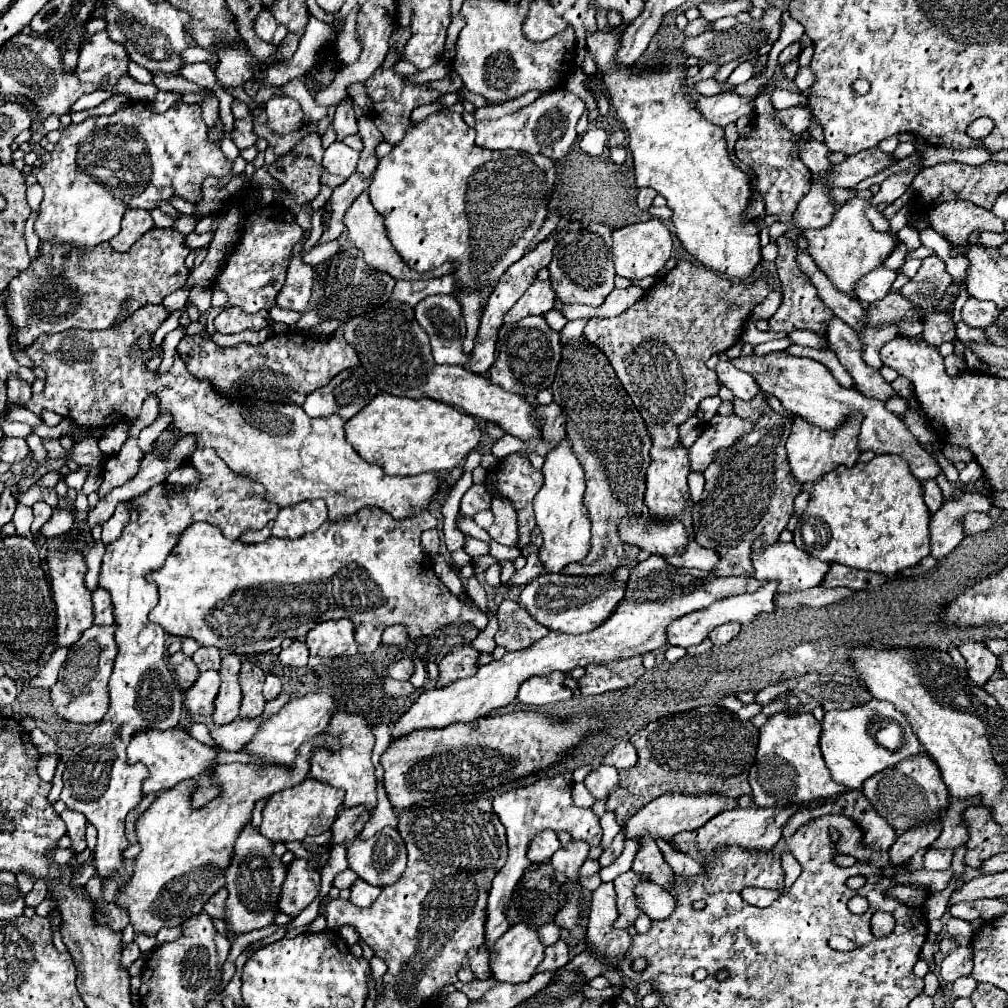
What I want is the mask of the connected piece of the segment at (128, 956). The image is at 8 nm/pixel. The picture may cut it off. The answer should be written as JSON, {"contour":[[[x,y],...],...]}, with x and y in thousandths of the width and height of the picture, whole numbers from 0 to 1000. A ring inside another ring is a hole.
{"contour":[[[133,935],[128,936],[121,943],[120,956],[122,961],[128,961],[136,951],[138,951],[140,943],[138,939]]]}

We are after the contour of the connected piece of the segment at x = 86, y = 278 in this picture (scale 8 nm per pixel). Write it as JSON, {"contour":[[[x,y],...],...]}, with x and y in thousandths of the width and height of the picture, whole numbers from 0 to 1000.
{"contour":[[[152,227],[142,233],[126,251],[114,249],[108,241],[100,241],[92,247],[68,245],[68,241],[39,241],[39,255],[31,259],[27,269],[21,269],[9,281],[9,299],[7,311],[15,326],[15,340],[23,348],[43,330],[55,330],[76,324],[76,326],[106,326],[116,316],[130,313],[144,301],[162,301],[162,297],[180,287],[186,277],[184,257],[188,253],[184,243],[184,233],[174,227]]]}

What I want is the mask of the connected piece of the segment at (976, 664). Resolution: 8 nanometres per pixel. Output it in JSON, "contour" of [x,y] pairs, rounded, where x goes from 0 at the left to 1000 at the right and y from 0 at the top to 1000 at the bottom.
{"contour":[[[959,636],[951,642],[953,650],[959,656],[959,668],[962,674],[965,674],[969,680],[975,680],[977,676],[983,674],[983,670],[987,668],[991,656],[989,652],[977,642],[977,638],[967,638],[967,636]]]}

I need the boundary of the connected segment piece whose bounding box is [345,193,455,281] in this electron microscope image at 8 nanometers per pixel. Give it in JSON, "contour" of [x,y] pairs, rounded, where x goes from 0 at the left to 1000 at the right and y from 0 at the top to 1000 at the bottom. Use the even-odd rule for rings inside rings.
{"contour":[[[360,191],[352,197],[352,201],[348,203],[348,207],[344,209],[344,213],[342,213],[342,225],[344,225],[344,229],[346,229],[346,235],[348,235],[350,243],[352,243],[354,247],[360,249],[362,259],[364,259],[368,265],[372,265],[374,269],[386,271],[390,277],[402,277],[402,279],[428,277],[428,275],[439,275],[439,273],[445,273],[445,271],[449,271],[449,267],[451,267],[449,261],[439,261],[438,265],[428,267],[428,269],[422,269],[422,271],[414,271],[414,269],[410,269],[410,267],[398,257],[398,253],[392,249],[390,241],[388,241],[386,235],[384,235],[380,215],[370,207],[370,203],[366,201],[366,195],[362,195]]]}

